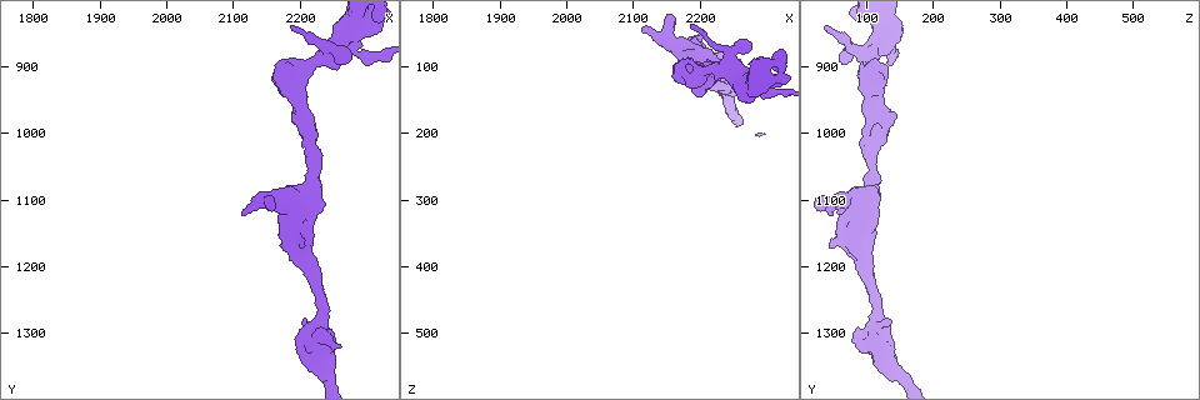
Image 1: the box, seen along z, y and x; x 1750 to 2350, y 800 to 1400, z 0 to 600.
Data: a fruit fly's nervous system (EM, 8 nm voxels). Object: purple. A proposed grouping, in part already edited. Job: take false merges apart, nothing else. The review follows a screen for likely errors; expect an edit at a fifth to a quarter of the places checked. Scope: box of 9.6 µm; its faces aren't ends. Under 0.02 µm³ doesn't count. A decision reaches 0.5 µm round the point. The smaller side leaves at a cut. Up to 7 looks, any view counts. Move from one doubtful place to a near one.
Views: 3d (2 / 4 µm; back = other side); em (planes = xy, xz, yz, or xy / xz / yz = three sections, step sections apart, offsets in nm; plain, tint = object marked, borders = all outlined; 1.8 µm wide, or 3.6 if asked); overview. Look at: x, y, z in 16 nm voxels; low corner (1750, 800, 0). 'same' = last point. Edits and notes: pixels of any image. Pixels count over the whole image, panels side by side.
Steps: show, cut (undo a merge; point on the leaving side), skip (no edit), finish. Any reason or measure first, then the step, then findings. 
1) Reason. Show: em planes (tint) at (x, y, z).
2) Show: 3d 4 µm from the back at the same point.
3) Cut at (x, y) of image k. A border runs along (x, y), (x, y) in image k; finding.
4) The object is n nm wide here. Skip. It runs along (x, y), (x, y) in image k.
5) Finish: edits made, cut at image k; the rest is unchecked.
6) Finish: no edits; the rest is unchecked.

Calibre changes. Show: em 3.6 µm planes (plain) at (2295, 880, 140).

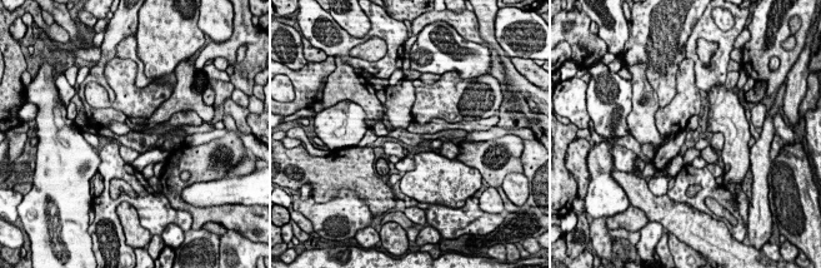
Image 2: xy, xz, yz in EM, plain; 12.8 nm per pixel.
What lies round it. Show: em 3.6 µm planes (borders) at the same point.

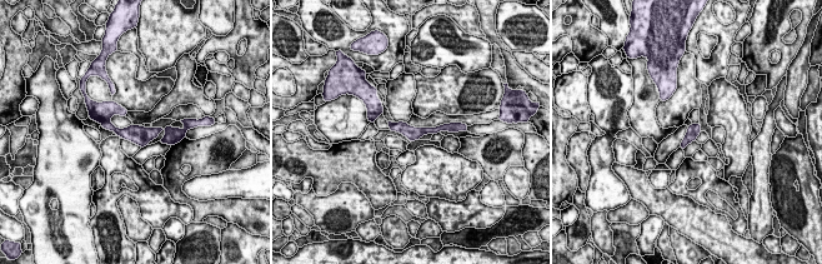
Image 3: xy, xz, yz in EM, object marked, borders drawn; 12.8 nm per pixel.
The object is 170 nm wide here. Cut at (106, 125) of image 3. A border runs along (109, 121), (101, 123) in image 3; two cells meet here.

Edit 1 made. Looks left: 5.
Touches itself. Show: em 3.6 µm planes (borders) at (2190, 1140, 80).

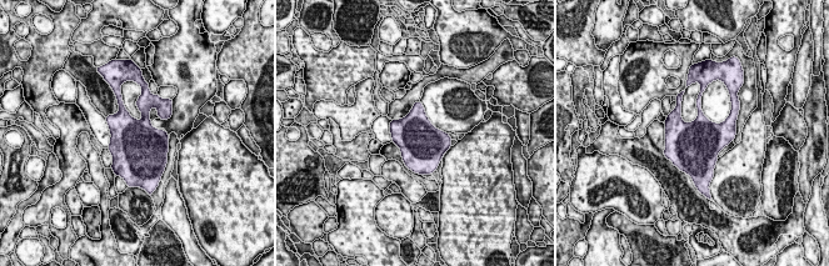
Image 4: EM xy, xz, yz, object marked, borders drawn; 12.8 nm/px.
Skip. One cell here.

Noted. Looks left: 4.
Show: 3d 2 µm at (2195, 935, 110).

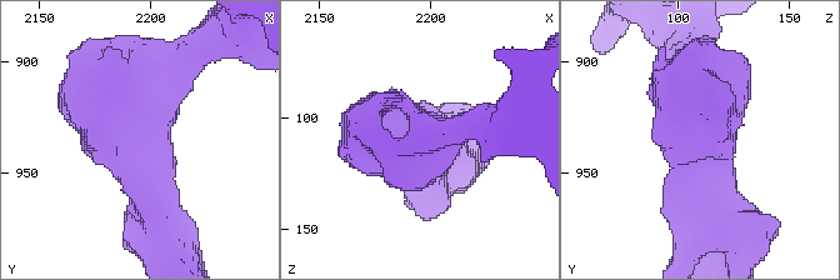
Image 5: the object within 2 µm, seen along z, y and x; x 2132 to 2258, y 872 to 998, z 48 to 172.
3 arms meet here; the arms are 220, 240, 300 nm wide; now the EM. Show: em planes (tint) at the same point.

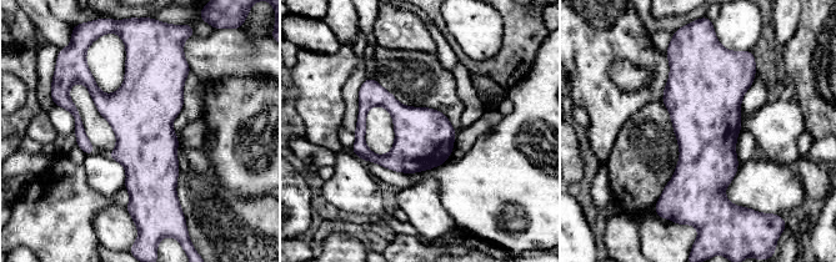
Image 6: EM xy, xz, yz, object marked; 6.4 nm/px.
Skip. Continuous, no second cell.

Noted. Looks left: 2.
Finish: edits made, cut at image 3; the rest is unchecked.

